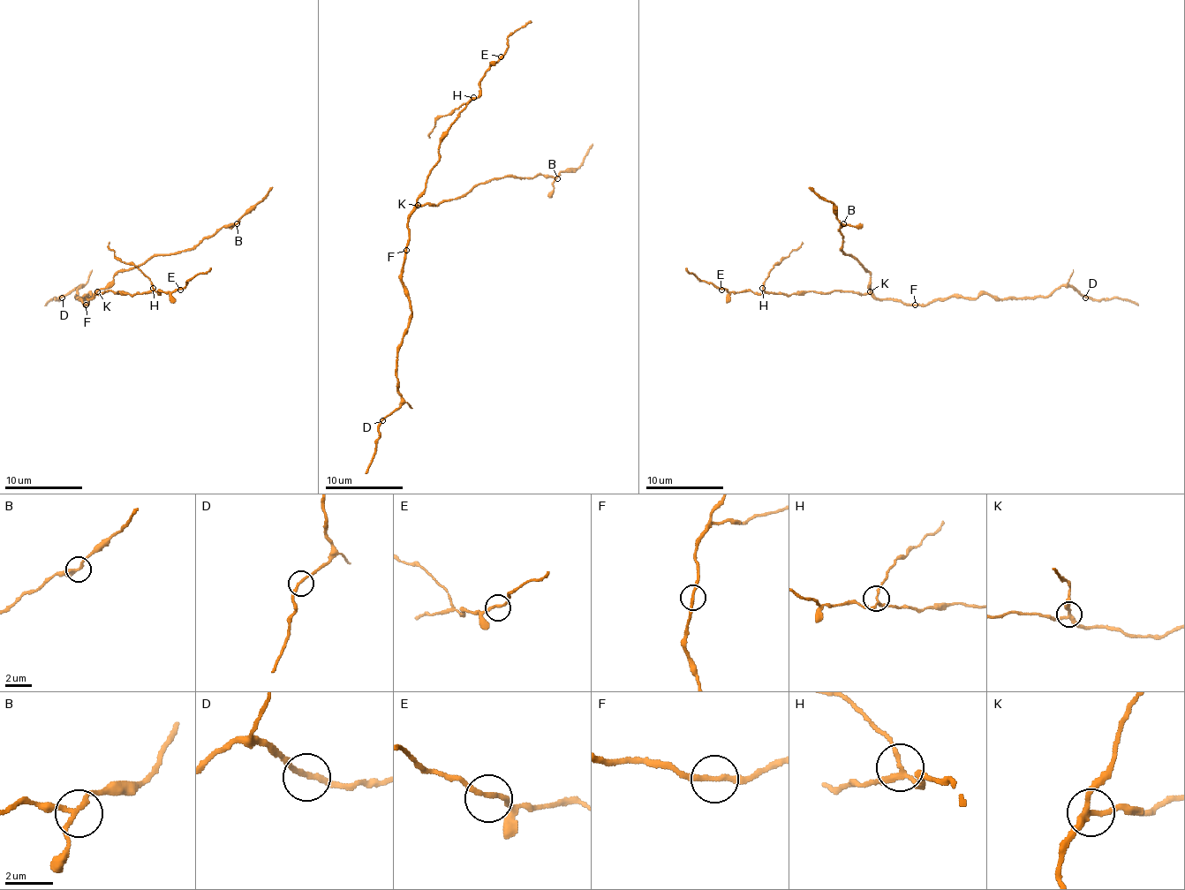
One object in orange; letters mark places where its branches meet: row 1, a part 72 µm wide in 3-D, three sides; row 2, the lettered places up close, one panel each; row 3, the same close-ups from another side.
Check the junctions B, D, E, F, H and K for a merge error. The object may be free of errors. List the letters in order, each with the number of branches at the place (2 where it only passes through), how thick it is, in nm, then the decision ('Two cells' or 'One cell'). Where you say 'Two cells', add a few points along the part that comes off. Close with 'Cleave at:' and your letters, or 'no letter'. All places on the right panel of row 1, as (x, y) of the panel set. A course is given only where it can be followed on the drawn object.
B: Branches: 3. Thickness 190 nm. One cell
D: Branches: 2. Thickness 200 nm. One cell
E: Branches: 2. Thickness 200 nm. One cell
F: Branches: 2. Thickness 200 nm. One cell
H: Branches: 3. Thickness 160 nm. Two cells. Course of the part to remove: (762, 288), (773, 266), (803, 241)
K: Branches: 3. Thickness 240 nm. One cell
Cleave at: H

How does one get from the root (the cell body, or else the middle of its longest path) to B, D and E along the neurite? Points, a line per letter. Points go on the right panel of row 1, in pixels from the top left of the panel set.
B: (901, 299), (878, 299), (874, 295), (868, 285), (870, 274), (841, 249), (843, 235), (839, 230), (843, 223)
D: (901, 299), (924, 305), (984, 293), (1000, 299), (1048, 297), (1061, 285), (1071, 285), (1085, 297)
E: (901, 299), (876, 299), (868, 293), (853, 291), (796, 291), (785, 295), (721, 290)

